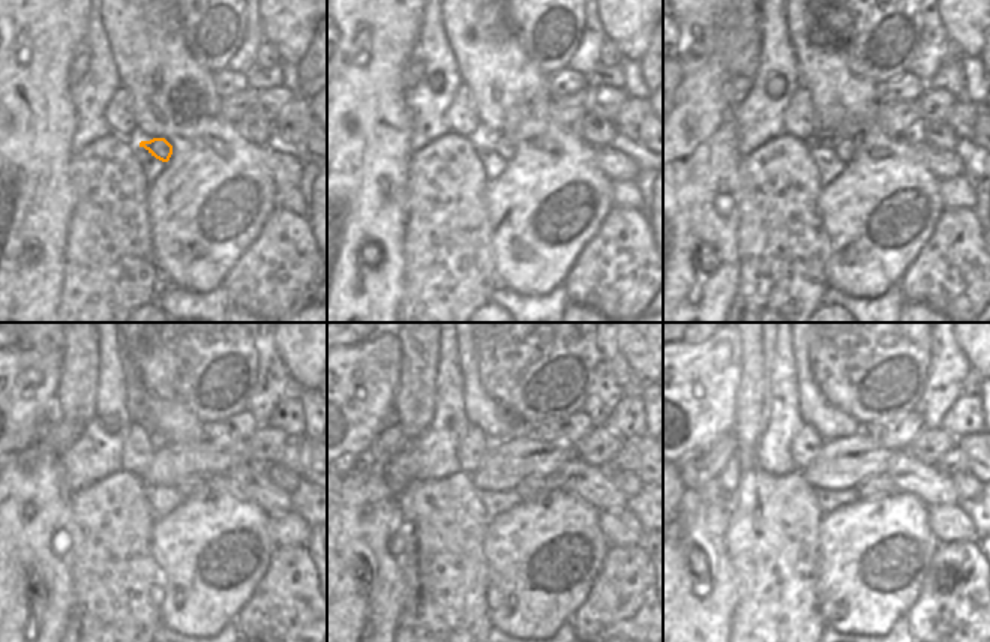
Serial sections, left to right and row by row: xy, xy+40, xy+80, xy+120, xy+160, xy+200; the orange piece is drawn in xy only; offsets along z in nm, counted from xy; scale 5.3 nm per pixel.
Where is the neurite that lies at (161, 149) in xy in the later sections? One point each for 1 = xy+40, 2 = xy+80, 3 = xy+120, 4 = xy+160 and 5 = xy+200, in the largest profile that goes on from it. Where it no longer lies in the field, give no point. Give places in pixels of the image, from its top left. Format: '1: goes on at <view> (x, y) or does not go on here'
1: goes on at xy+40 (500, 144)
2: goes on at xy+80 (845, 150)
3: goes on at xy+120 (189, 485)
4: goes on at xy+160 (531, 486)
5: goes on at xy+200 (881, 486)

